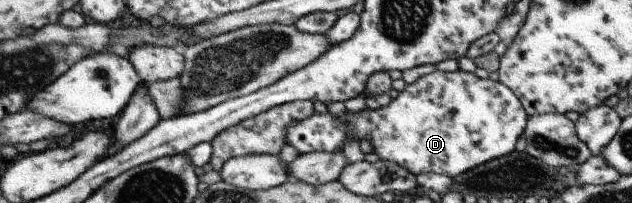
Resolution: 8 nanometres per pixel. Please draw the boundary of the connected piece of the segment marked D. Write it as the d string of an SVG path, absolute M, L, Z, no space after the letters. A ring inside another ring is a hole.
M458 69L455 72L425 73L416 83L407 84L400 95L387 106L375 111L366 108L360 114L348 112L344 119L328 112L324 115L314 113L310 119L297 121L288 127L287 141L300 154L316 151L338 153L343 151L348 139L370 137L373 151L380 155L380 160L396 162L414 175L436 172L455 178L491 162L492 159L502 158L516 151L516 143L527 130L528 121L529 115L522 101L511 88L500 81L480 79L478 75Z

